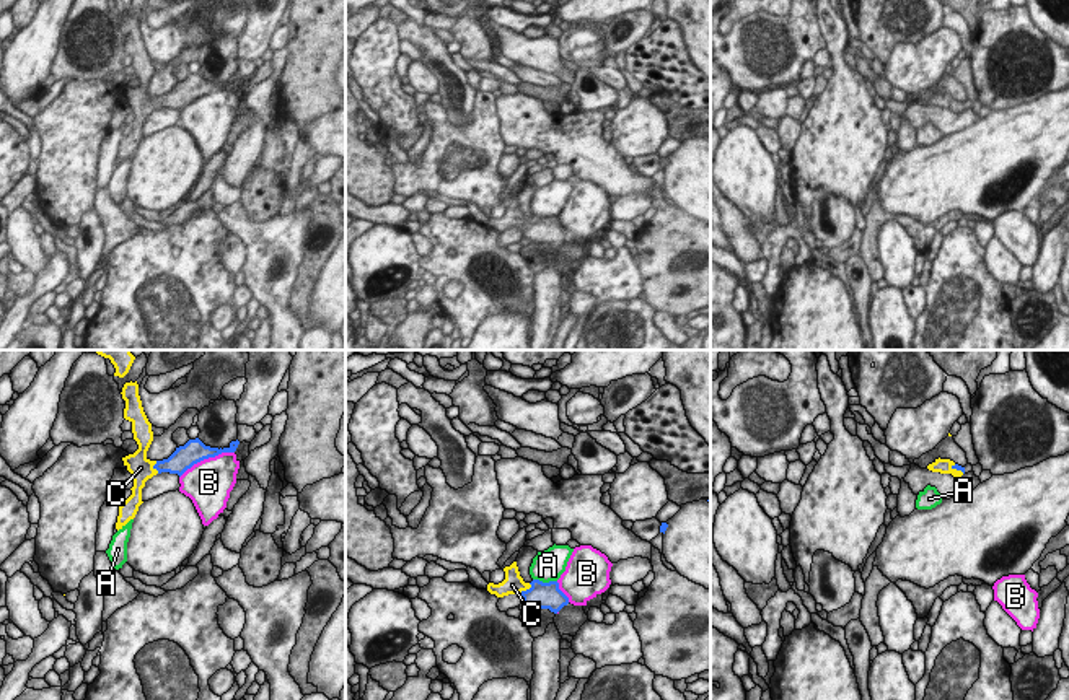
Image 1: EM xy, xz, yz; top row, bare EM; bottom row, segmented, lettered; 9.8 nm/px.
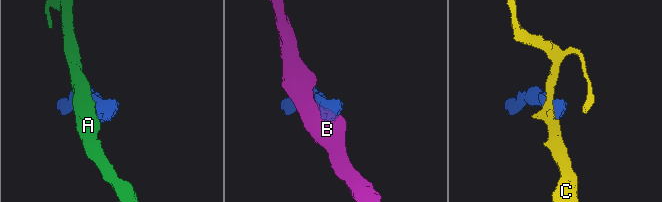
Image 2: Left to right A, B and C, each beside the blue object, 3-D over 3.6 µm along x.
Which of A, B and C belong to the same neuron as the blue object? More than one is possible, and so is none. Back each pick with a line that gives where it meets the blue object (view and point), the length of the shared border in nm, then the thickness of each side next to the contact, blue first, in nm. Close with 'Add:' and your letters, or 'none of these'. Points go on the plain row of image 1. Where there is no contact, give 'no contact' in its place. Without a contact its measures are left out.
C: contact xz (527, 225); length 170 nm; calibres 260 and 200 nm
Add: C

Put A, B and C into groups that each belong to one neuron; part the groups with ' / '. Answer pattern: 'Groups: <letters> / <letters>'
Groups: A / B / C.

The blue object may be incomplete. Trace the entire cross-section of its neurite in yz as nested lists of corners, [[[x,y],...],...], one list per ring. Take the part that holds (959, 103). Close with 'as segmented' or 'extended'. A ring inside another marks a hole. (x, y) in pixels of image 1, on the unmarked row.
[[[935,94],[932,99],[927,101],[929,106],[932,107],[940,107],[940,109],[952,109],[953,112],[961,112],[965,109],[965,103],[955,99],[950,94]]]; extended

